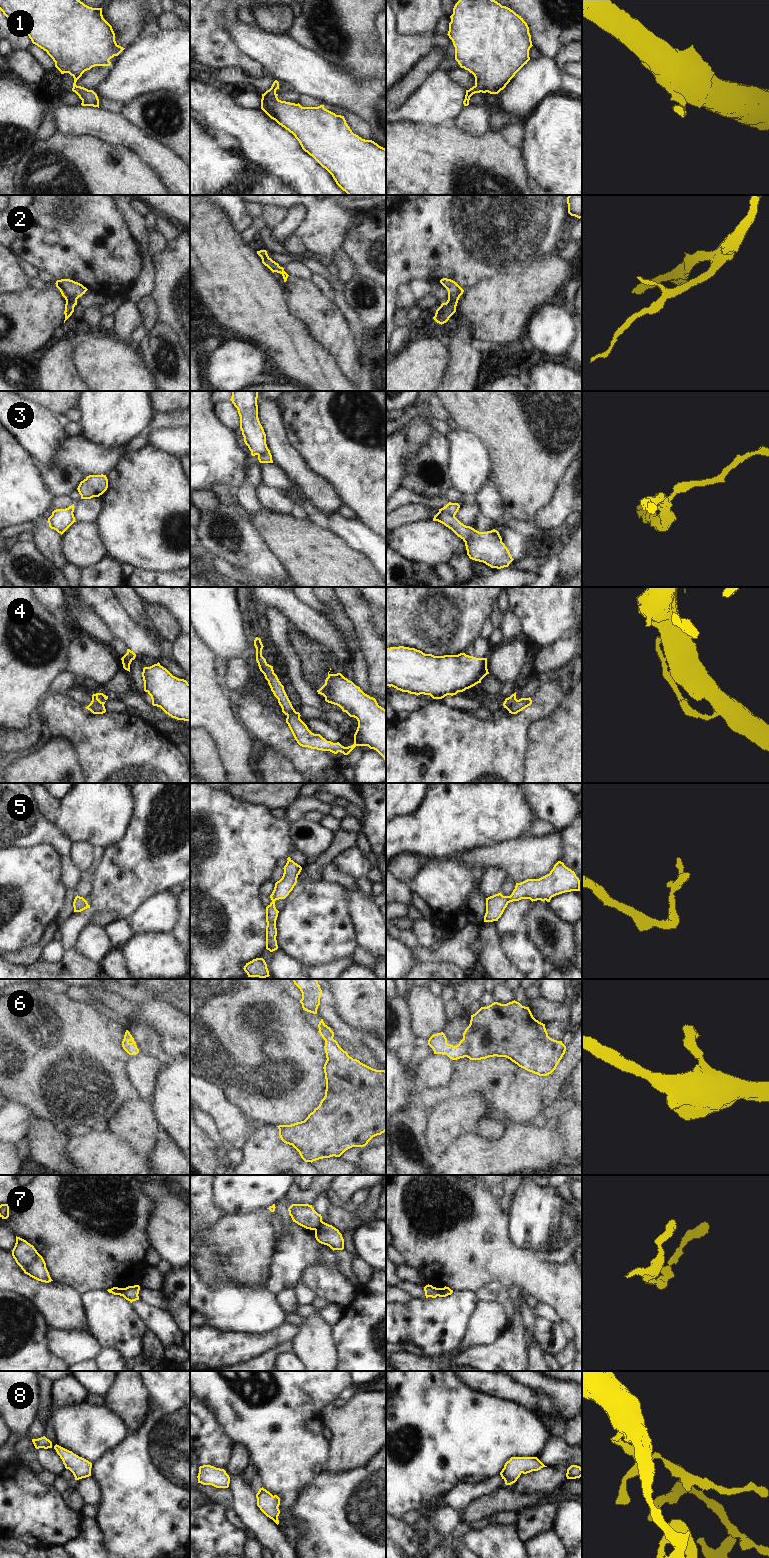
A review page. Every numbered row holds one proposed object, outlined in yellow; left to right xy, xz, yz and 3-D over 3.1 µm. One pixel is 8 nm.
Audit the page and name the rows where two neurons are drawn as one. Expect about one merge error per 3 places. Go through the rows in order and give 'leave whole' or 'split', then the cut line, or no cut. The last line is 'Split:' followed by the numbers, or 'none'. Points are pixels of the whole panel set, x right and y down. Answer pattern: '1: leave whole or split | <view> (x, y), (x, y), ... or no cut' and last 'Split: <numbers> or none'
1: leave whole | no cut
2: leave whole | no cut
3: split | yz (441, 508), (454, 515)
4: split | xy (103, 704), (94, 704), (89, 709)
5: leave whole | no cut
6: leave whole | no cut
7: split | xz (323, 1222), (315, 1230)
8: leave whole | no cut
Split: 3, 4, 7

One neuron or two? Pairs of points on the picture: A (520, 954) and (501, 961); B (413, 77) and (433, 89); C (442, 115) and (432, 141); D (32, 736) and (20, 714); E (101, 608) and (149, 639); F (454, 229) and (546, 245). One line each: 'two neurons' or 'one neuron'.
A: two neurons
B: two neurons
C: two neurons
D: two neurons
E: one neuron
F: one neuron

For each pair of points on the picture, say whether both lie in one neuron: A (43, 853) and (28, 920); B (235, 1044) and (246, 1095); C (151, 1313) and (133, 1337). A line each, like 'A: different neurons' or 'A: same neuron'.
A: same neuron
B: same neuron
C: different neurons

